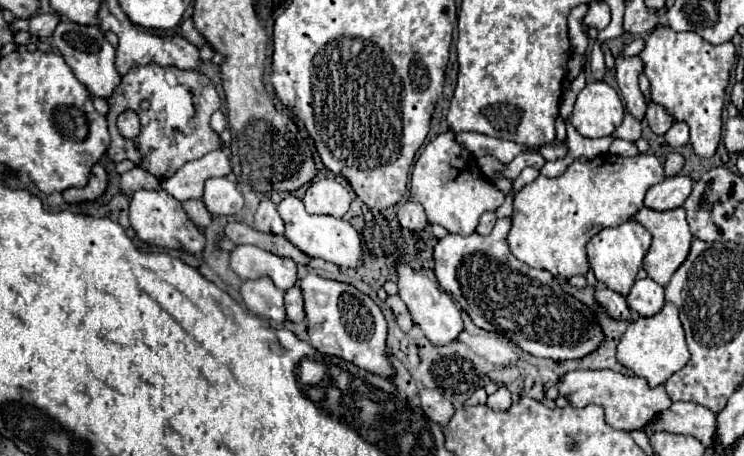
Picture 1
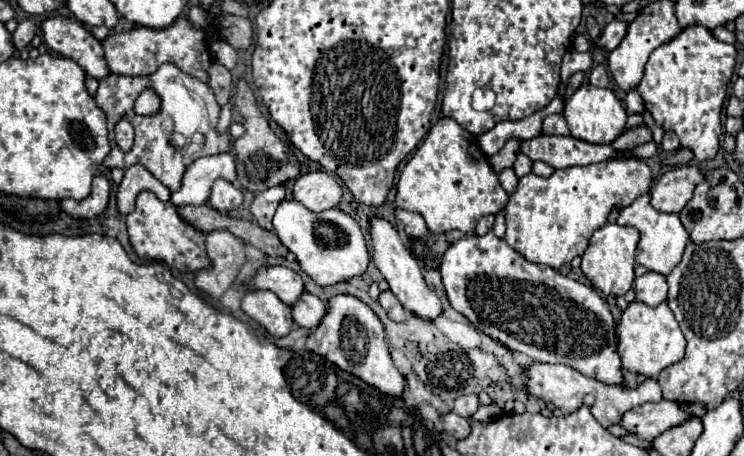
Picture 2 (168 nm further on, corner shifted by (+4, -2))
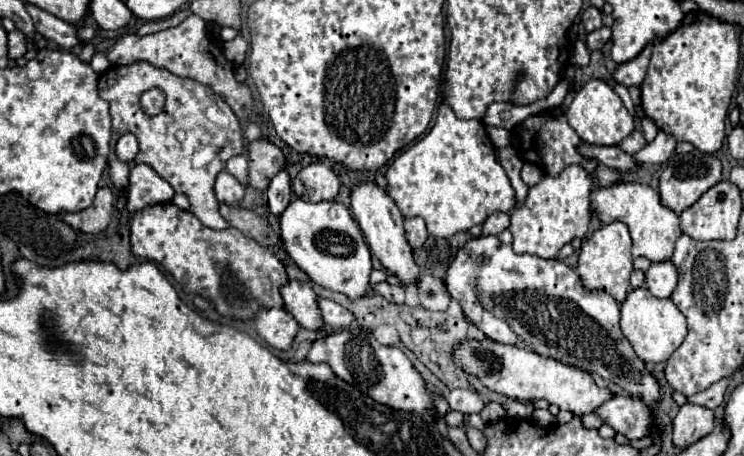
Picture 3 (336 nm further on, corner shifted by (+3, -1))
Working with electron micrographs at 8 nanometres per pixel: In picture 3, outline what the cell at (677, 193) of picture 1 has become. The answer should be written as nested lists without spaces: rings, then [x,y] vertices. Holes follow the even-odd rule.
[[[697,149],[667,165],[659,179],[661,203],[675,213],[691,207],[709,187],[721,179],[721,161]]]

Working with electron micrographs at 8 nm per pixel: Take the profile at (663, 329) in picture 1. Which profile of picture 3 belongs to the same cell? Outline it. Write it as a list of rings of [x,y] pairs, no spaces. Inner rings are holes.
[[[639,287],[631,289],[621,305],[621,331],[643,363],[663,363],[683,343],[687,325],[685,317],[681,315],[681,311],[677,311],[671,299],[657,299],[649,293],[649,289]]]

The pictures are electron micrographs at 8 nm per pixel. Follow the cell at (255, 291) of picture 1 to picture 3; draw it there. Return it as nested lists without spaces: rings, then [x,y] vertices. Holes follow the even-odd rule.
[[[283,307],[261,309],[253,321],[259,337],[275,349],[289,349],[293,337],[299,331],[299,323]]]

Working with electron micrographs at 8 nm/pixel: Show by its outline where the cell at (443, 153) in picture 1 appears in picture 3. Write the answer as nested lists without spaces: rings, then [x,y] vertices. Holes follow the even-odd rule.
[[[441,103],[435,125],[415,145],[403,151],[387,169],[389,195],[405,217],[423,217],[433,237],[451,237],[459,231],[467,231],[473,225],[483,223],[493,213],[509,213],[515,207],[515,191],[497,161],[495,147],[485,131],[485,125],[477,119],[461,121],[455,117],[449,105]]]

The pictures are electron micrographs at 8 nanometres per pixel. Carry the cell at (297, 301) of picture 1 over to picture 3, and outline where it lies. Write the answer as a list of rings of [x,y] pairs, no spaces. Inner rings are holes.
[[[317,299],[317,305],[319,305],[321,319],[323,319],[327,329],[337,331],[337,329],[345,329],[345,327],[351,325],[353,315],[345,307],[337,305],[335,301],[331,301],[331,299]]]

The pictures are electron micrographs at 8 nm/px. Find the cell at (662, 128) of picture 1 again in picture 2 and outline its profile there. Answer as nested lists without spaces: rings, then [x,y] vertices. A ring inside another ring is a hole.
[[[636,126],[636,128],[630,128],[626,130],[620,138],[616,138],[616,142],[612,144],[612,148],[616,148],[618,152],[620,150],[632,150],[640,144],[646,144],[652,140],[652,132],[648,126]]]

